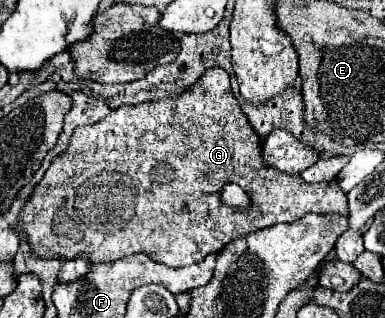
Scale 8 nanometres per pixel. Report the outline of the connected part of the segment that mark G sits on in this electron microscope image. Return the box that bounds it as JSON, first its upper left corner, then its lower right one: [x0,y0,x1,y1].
[19,68,349,268]

